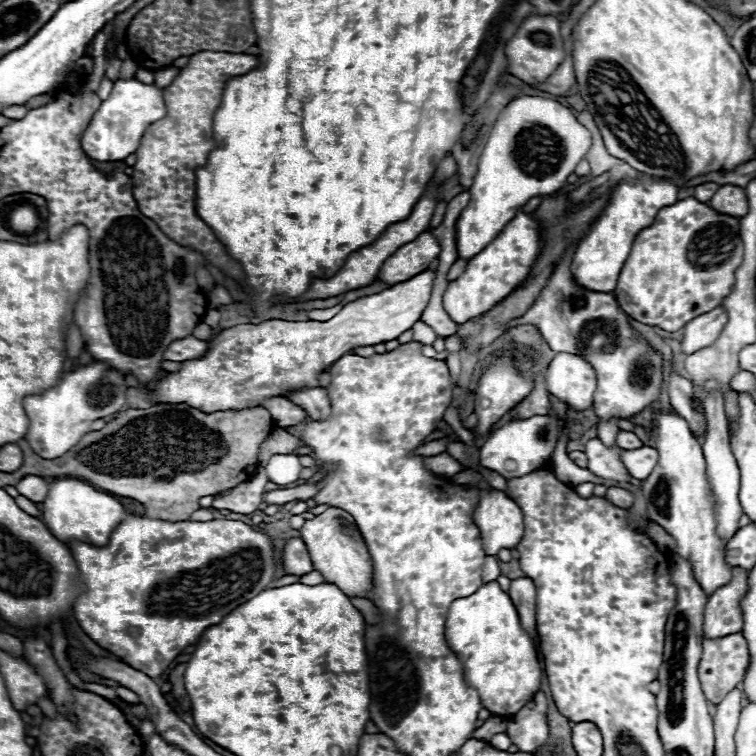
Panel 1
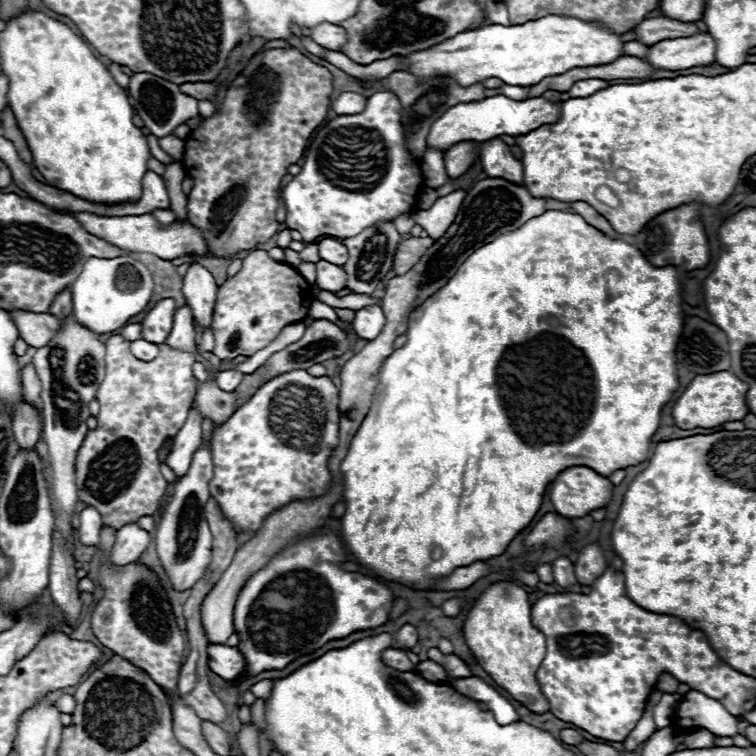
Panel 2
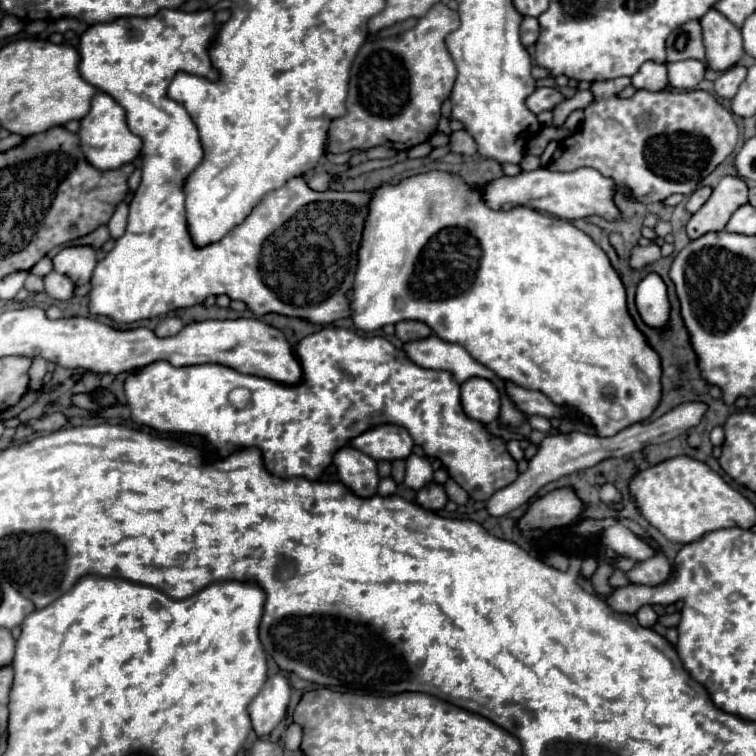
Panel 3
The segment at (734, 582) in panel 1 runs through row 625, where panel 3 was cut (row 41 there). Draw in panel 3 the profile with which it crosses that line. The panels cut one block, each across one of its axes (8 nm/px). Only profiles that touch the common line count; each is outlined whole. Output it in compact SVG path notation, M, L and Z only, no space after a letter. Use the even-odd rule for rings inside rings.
M714 8L700 18L700 24L704 32L708 68L714 72L726 72L728 68L736 66L744 56L740 30Z

